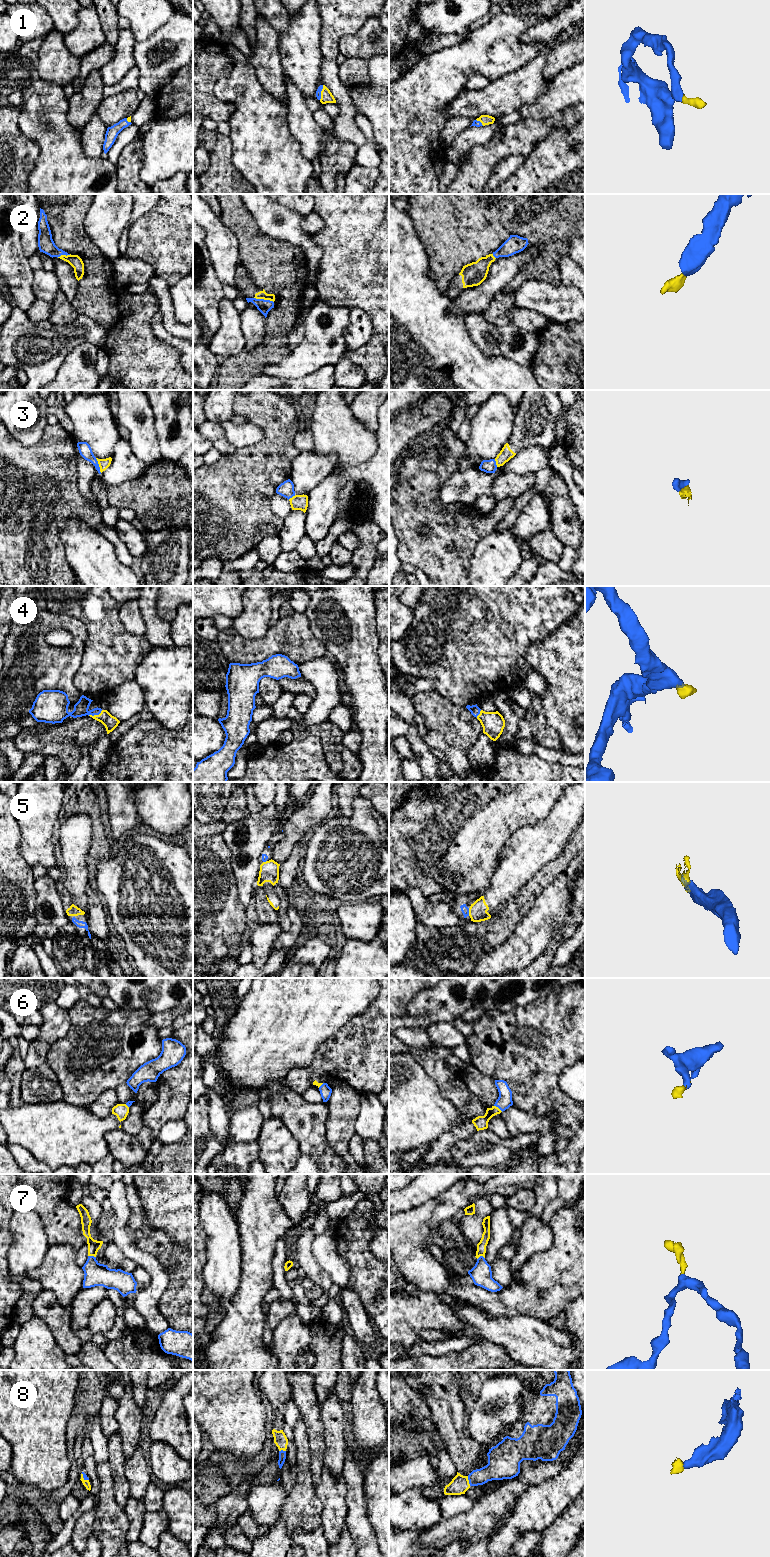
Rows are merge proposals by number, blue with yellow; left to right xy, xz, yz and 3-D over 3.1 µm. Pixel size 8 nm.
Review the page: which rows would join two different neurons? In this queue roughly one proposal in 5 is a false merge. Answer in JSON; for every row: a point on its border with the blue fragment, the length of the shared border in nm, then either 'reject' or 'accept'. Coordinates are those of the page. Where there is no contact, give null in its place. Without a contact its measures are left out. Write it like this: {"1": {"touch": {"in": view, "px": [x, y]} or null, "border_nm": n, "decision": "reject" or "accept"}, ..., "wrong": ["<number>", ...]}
{"1": {"touch": {"in": "xz", "px": [320, 92]}, "border_nm": 120, "decision": "accept"}, "2": {"touch": {"in": "xz", "px": [263, 299]}, "border_nm": 170, "decision": "accept"}, "3": {"touch": {"in": "xy", "px": [98, 465]}, "border_nm": 130, "decision": "accept"}, "4": {"touch": {"in": "xy", "px": [95, 714]}, "border_nm": 130, "decision": "accept"}, "5": {"touch": {"in": "yz", "px": [468, 912]}, "border_nm": 60, "decision": "accept"}, "6": {"touch": {"in": "yz", "px": [498, 1107]}, "border_nm": 90, "decision": "accept"}, "7": {"touch": {"in": "xy", "px": [92, 1256]}, "border_nm": 70, "decision": "accept"}, "8": {"touch": {"in": "yz", "px": [469, 1481]}, "border_nm": 80, "decision": "accept"}, "wrong": []}

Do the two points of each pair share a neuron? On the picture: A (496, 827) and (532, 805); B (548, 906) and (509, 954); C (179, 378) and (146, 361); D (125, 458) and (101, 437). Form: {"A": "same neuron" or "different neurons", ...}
{"A": "same neuron", "B": "same neuron", "C": "same neuron", "D": "different neurons"}

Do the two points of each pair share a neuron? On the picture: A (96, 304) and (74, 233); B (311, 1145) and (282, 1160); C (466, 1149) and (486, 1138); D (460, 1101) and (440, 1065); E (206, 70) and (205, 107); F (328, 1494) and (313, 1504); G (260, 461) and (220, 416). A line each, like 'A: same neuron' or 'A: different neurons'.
A: same neuron
B: different neurons
C: same neuron
D: same neuron
E: same neuron
F: different neurons
G: different neurons

